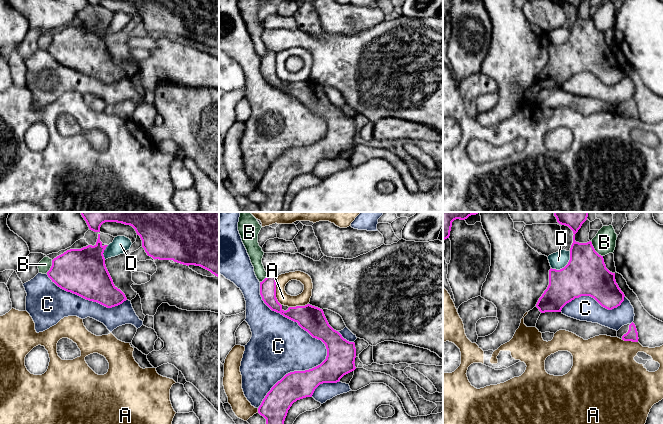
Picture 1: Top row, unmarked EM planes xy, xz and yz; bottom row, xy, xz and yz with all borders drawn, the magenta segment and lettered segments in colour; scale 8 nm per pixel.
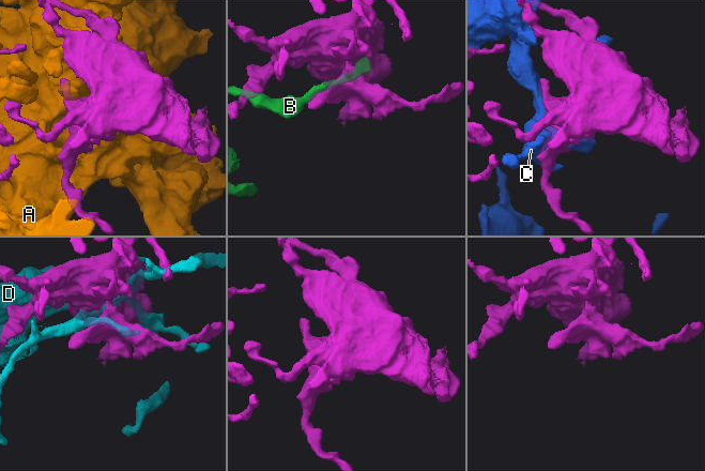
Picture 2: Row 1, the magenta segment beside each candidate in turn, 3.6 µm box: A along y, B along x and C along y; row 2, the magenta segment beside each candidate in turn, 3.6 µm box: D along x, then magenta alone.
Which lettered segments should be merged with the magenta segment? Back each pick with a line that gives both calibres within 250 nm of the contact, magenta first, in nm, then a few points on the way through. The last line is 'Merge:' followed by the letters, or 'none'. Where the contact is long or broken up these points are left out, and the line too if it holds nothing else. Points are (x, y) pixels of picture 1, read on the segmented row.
Merge: none

